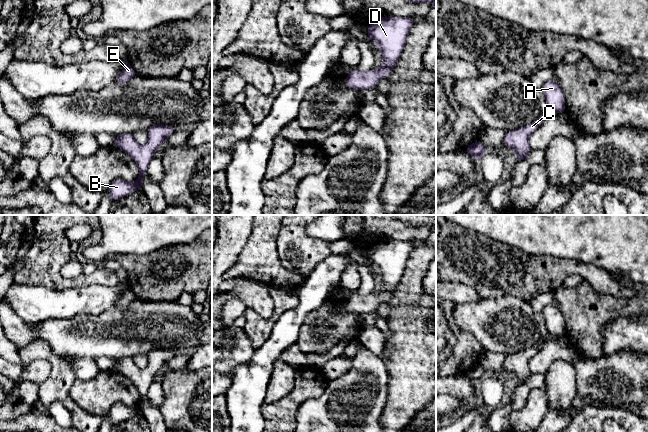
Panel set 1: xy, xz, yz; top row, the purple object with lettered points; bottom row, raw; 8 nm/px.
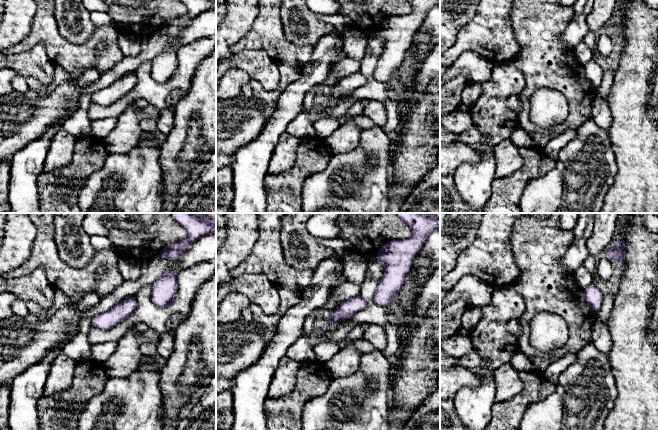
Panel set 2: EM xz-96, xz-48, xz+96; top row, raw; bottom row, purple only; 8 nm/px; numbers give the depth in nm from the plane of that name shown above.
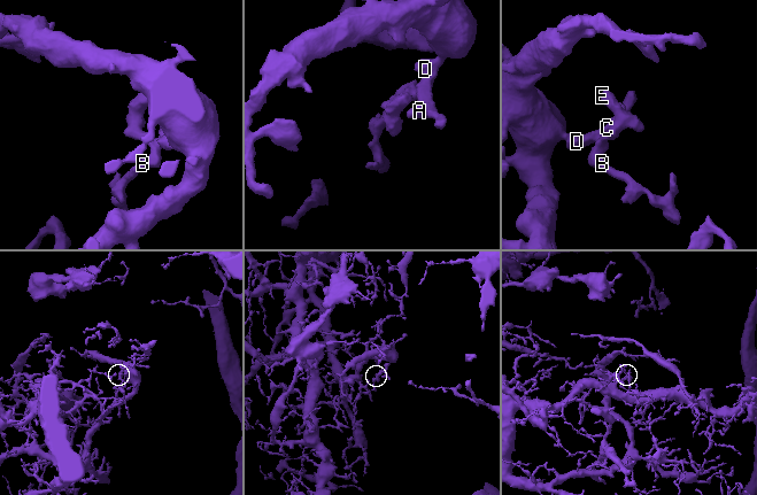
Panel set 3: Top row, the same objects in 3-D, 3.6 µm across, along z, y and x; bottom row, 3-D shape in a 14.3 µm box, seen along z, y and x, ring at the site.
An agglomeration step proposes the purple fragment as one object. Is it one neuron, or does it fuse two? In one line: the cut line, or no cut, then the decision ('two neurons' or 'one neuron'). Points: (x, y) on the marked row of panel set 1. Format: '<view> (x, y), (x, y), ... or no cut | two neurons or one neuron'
no cut | one neuron

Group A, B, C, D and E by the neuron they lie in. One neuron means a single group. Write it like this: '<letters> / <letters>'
A B C D E

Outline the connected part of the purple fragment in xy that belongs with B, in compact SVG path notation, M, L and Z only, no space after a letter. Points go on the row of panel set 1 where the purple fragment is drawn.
M156 124L148 128L148 142L140 145L132 134L120 134L115 136L114 146L129 154L137 163L139 177L133 183L124 180L115 180L109 187L108 193L113 201L116 201L135 190L142 189L142 180L147 172L148 165L155 155L155 150L160 147L169 135L175 132L172 126Z

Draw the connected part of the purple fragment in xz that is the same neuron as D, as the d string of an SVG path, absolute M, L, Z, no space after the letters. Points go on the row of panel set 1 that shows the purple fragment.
M379 17L371 23L368 27L368 38L378 44L385 65L368 72L361 72L354 68L346 76L346 86L358 90L376 87L378 82L396 66L413 25L412 17Z

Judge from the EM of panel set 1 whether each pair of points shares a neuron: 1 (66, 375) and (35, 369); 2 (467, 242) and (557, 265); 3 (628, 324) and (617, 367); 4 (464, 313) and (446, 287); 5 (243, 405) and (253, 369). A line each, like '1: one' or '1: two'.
1: two
2: one
3: two
4: two
5: one

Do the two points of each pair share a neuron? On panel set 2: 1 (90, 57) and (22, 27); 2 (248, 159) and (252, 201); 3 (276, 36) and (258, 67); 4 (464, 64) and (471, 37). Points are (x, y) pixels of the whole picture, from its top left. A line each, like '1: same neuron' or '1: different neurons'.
1: different neurons
2: same neuron
3: different neurons
4: different neurons

